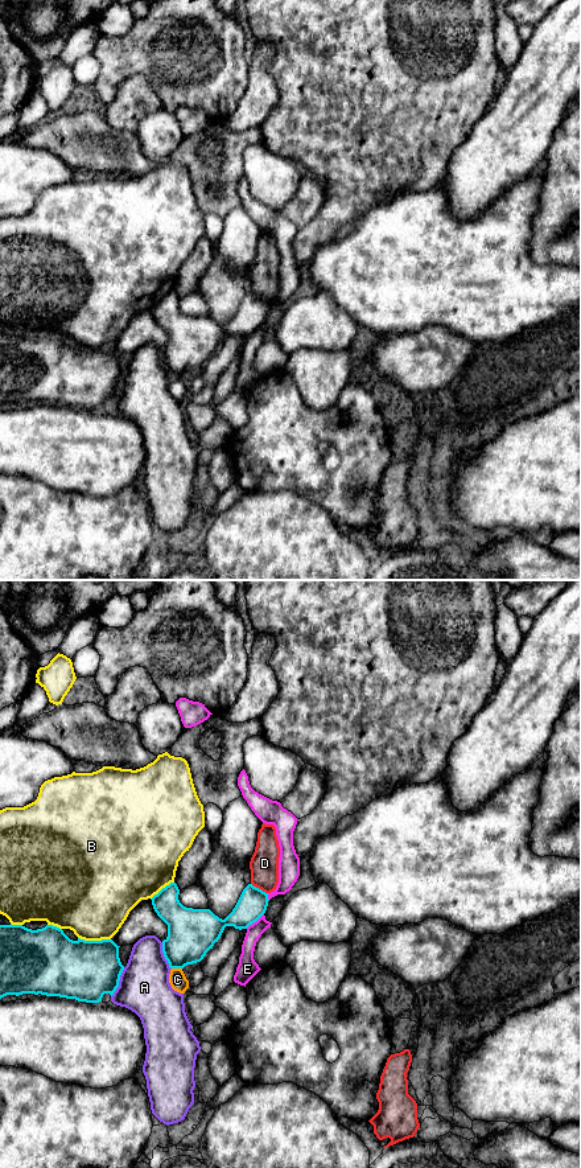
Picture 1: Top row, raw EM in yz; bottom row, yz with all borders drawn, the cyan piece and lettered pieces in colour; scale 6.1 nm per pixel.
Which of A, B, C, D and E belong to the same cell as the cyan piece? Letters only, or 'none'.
none

